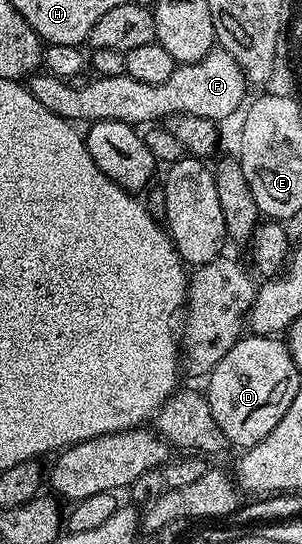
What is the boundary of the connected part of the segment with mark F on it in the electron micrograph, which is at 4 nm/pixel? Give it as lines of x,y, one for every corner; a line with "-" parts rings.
221,48
211,50
208,56
199,61
177,65
168,80
160,85
146,84
127,74
95,77
88,85
78,89
49,72
31,75
28,80
28,88
36,100
66,121
84,120
83,123
89,124
100,120
120,120
133,126
156,124
172,115
203,116
224,122
241,106
246,96
246,86
248,79
239,62

